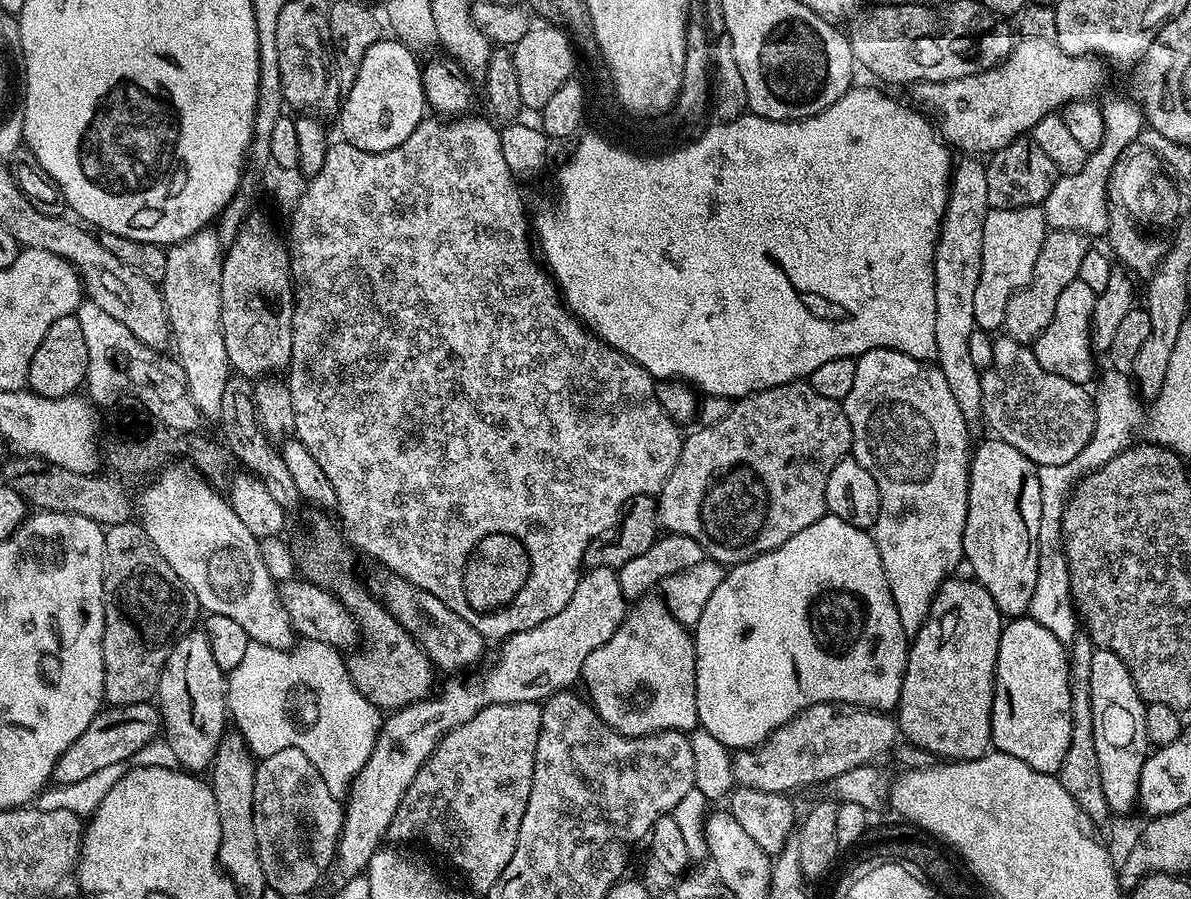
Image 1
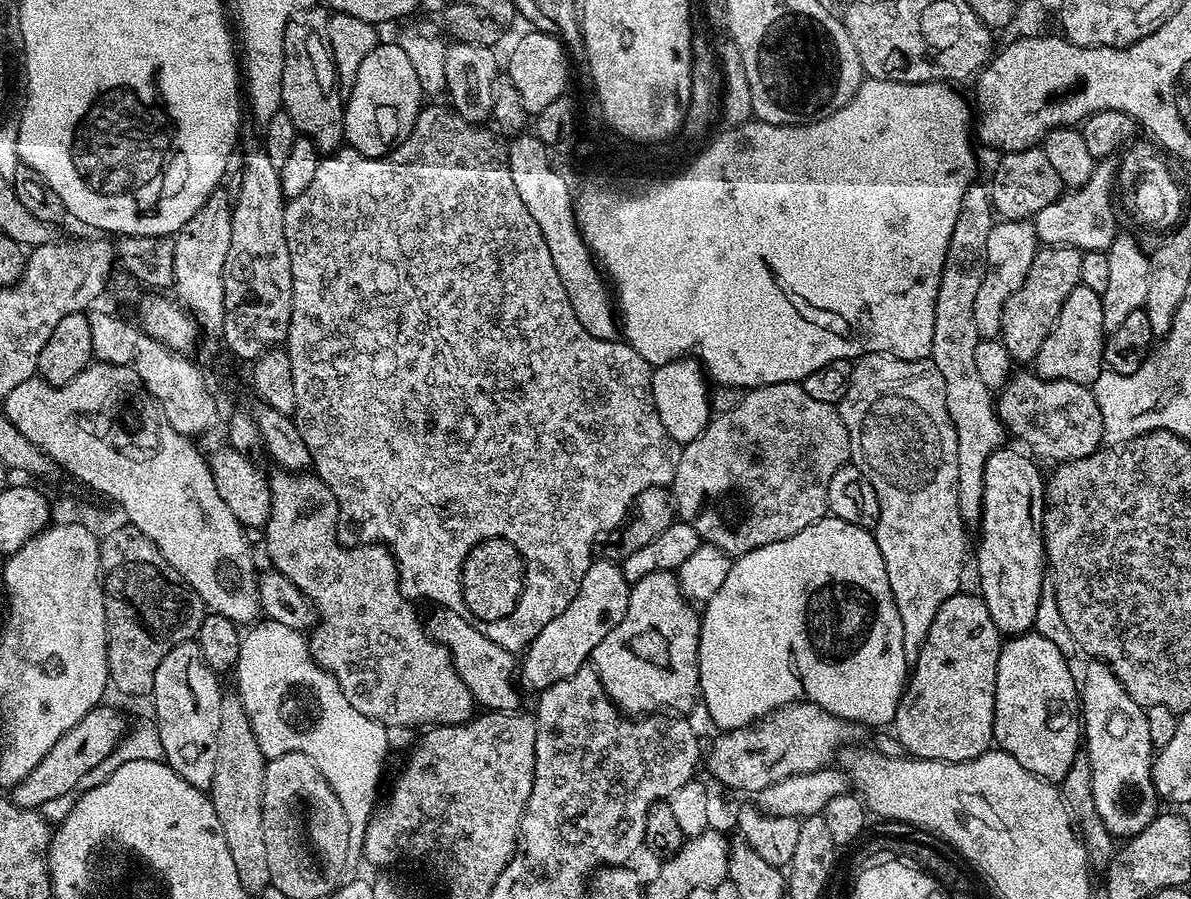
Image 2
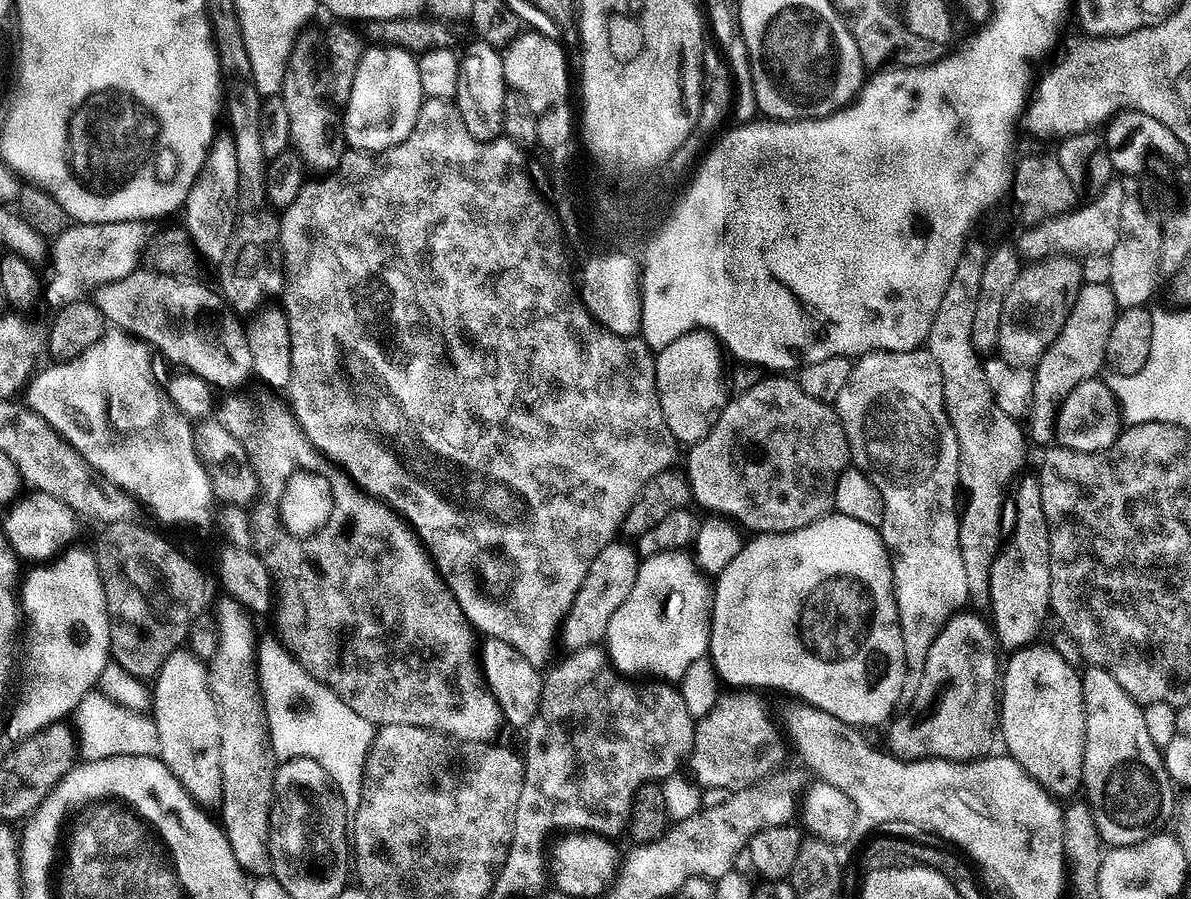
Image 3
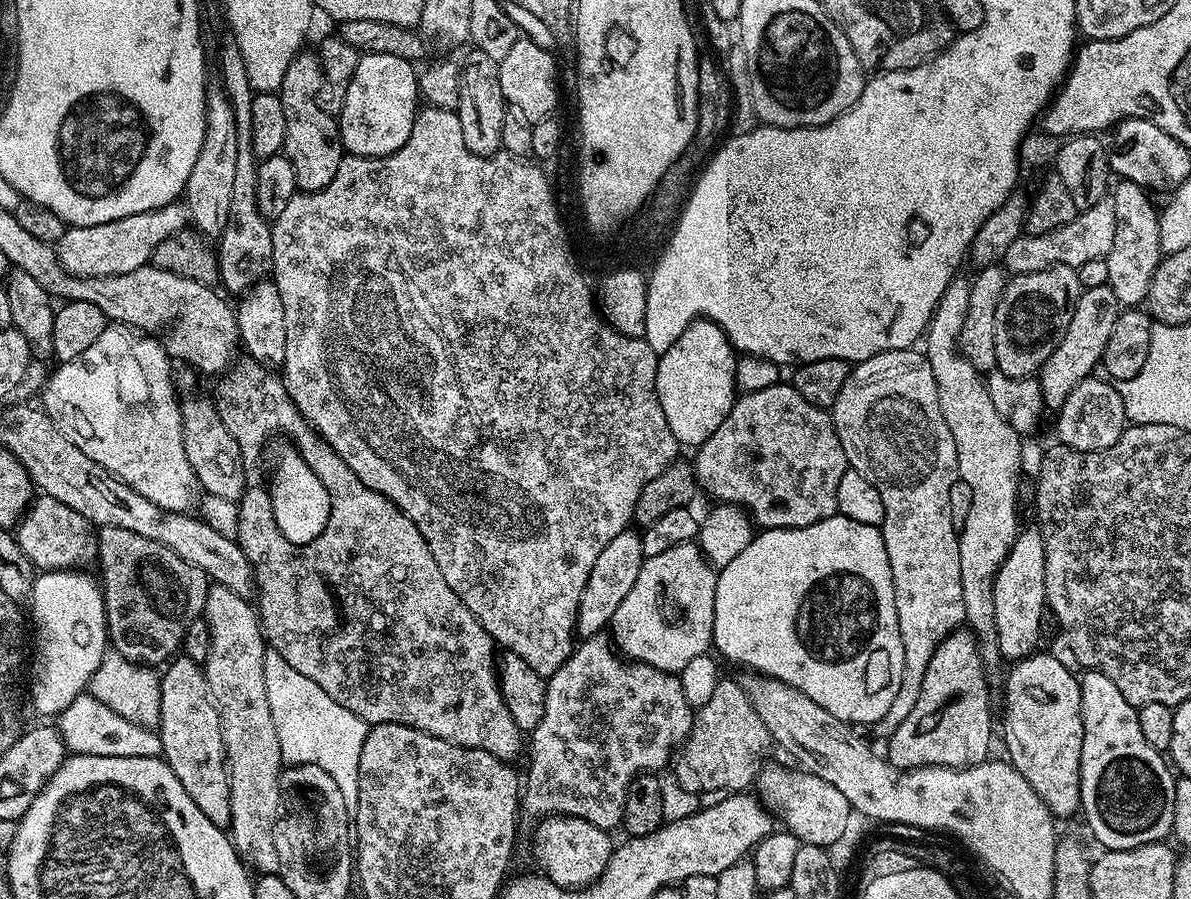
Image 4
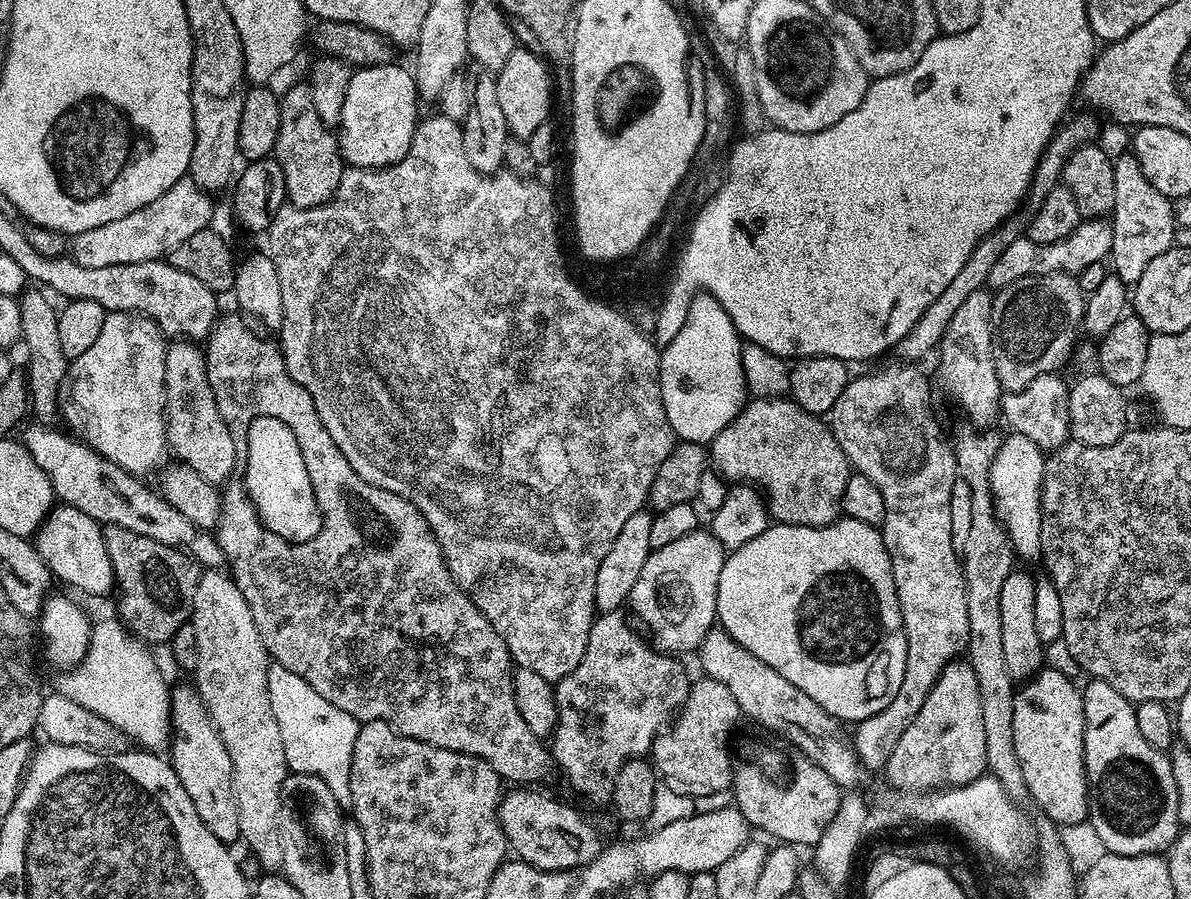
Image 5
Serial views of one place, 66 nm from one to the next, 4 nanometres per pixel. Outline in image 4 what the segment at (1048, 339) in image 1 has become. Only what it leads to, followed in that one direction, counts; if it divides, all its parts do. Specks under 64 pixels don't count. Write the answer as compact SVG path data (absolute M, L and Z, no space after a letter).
M1107 284L1081 291L1074 306L1074 318L1070 318L1070 326L1066 326L1062 342L1058 342L1054 354L1050 354L1038 373L1045 409L1059 410L1071 391L1097 371L1095 368L1103 361L1106 342L1110 342L1110 333L1114 331L1114 322L1118 322L1121 311L1122 305Z

